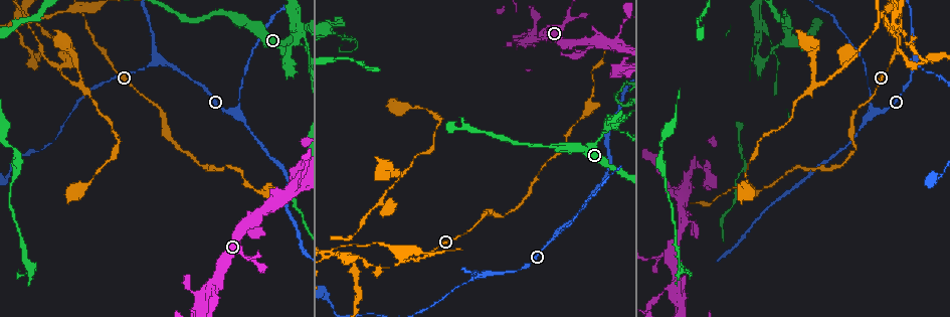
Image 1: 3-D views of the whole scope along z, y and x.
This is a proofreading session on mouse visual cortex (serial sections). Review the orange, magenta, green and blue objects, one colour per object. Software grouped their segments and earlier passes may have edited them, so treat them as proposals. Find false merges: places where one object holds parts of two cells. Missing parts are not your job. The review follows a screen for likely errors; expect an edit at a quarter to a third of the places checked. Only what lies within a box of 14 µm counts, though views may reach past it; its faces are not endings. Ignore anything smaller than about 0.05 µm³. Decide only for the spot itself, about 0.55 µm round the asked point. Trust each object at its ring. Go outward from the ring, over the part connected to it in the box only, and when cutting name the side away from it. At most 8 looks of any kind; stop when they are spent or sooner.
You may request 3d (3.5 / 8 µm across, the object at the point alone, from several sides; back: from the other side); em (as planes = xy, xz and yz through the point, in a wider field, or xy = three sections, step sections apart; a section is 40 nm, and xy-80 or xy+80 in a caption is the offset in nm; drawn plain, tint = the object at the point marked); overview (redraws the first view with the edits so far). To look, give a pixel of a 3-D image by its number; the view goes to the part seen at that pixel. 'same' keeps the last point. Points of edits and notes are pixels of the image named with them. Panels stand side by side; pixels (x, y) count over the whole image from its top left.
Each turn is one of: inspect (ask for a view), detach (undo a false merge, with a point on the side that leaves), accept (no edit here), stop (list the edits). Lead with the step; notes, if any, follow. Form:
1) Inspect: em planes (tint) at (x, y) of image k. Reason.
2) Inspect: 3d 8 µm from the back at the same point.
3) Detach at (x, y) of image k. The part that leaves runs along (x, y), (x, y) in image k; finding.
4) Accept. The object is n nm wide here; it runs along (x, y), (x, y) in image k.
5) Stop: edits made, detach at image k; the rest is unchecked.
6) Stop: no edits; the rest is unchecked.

Inspect: 3d 3.5 µm at (159, 61) of image 1. Branch point.

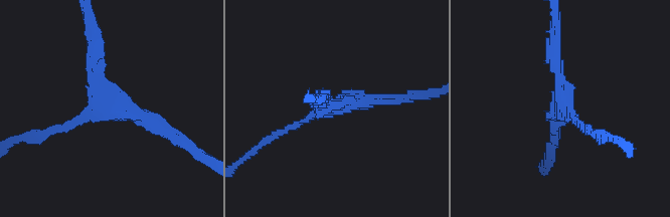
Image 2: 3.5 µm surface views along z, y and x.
Inspect: em xy step 1 (tint) at (108, 104) of image 2. 3 arms meet here; the arms are 150, 150, 200 nm wide.

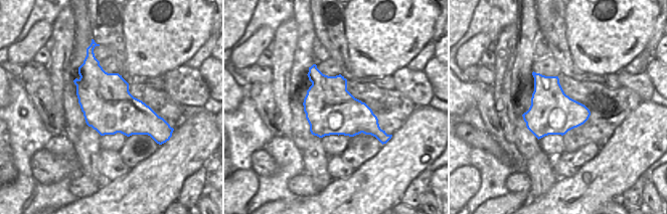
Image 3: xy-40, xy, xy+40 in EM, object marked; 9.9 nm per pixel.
Inspect: em xy step 3 (tint) at the same point. Cut it another way.

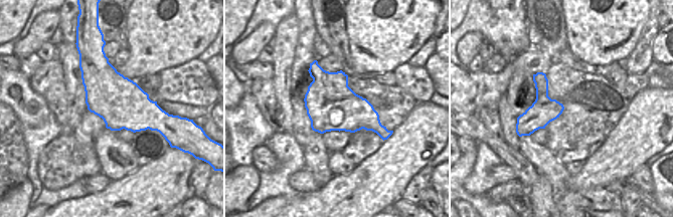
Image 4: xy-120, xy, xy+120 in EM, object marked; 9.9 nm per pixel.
Accept. It runs along (391, 98), (348, 101), (277, 133) in image 2; continuous, no second cell.

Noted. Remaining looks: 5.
Inspect: 3d 8 µm at (83, 13) of image 1. Abrupt turn.

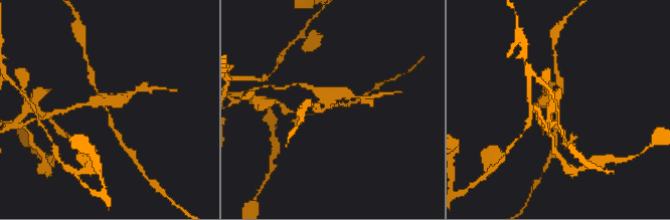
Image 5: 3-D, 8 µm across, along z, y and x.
Inspect: em xy step 2 (tint) at (558, 106) of image 5.

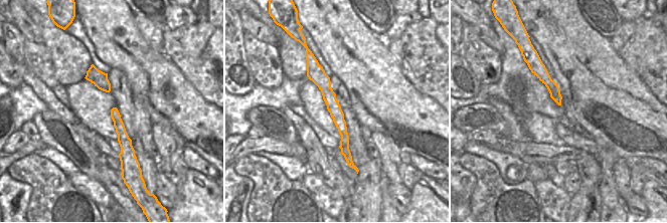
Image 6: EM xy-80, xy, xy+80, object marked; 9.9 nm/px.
Detach at (544, 102) of image 5. Two cells meet here.

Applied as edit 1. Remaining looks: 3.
Inspect: 3d 8 µm at (876, 110) of image 1. Abrupt turn.

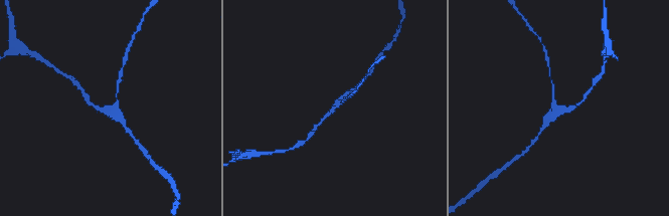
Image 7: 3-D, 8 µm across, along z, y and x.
Inspect: 3d 3.5 µm from the back at (336, 106) of image 7.

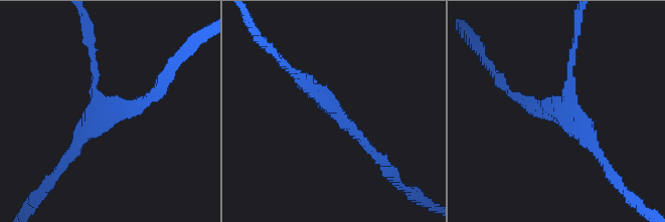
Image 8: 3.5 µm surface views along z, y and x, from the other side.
Inspect: em xy step 1 (tint) at (107, 109) of image 8.

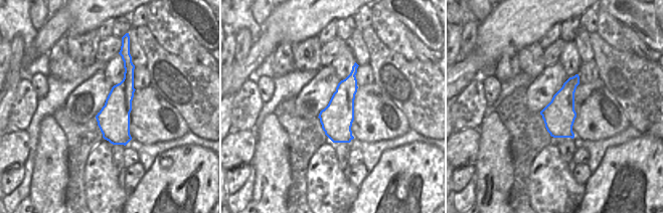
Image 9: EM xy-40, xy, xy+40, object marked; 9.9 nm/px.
Accept. The arms are 100, 200, 250 nm wide; continuous, no second cell.

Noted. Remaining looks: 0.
Stop: edits made, detach at image 5; the rest is unchecked.

